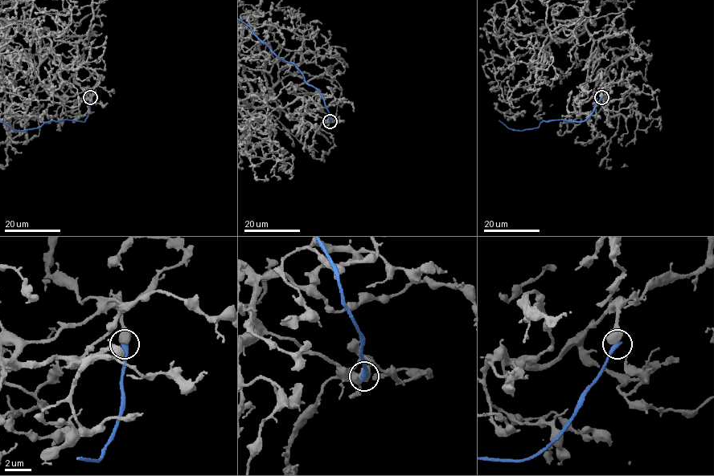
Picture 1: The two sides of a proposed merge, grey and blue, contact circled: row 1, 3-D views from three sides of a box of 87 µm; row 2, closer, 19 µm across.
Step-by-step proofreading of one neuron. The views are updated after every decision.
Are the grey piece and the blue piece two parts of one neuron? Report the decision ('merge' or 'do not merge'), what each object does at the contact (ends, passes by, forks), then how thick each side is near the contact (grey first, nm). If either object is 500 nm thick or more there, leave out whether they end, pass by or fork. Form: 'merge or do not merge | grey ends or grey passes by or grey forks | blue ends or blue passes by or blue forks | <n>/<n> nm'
do not merge | 700/400 nm

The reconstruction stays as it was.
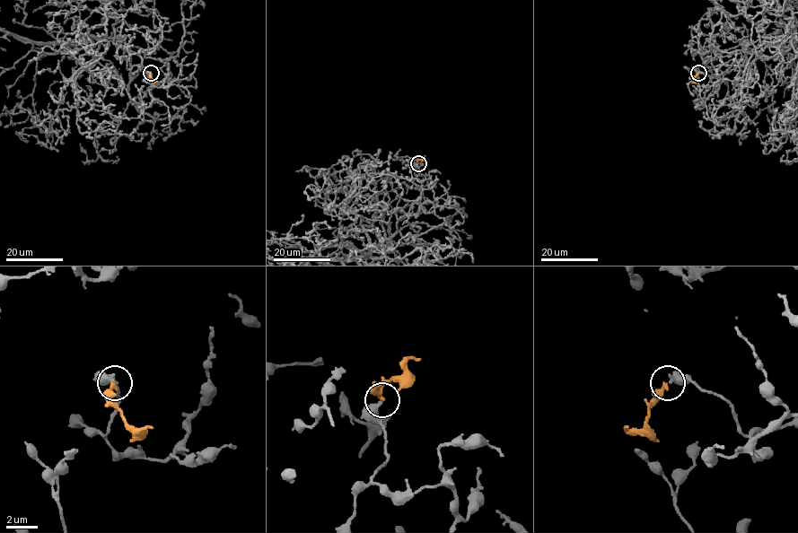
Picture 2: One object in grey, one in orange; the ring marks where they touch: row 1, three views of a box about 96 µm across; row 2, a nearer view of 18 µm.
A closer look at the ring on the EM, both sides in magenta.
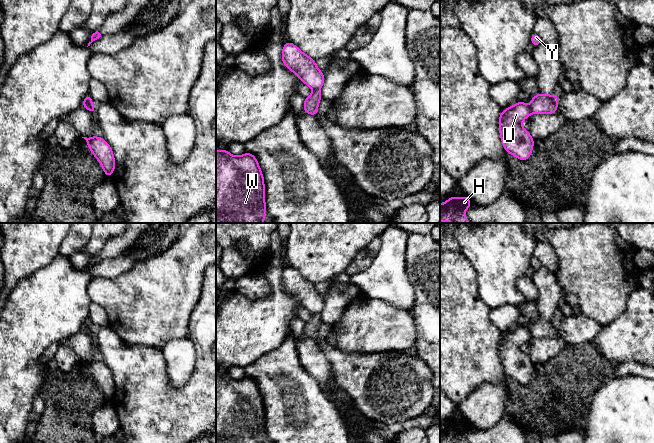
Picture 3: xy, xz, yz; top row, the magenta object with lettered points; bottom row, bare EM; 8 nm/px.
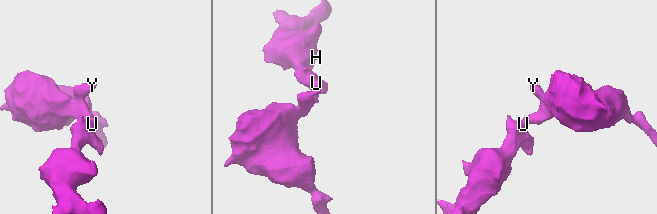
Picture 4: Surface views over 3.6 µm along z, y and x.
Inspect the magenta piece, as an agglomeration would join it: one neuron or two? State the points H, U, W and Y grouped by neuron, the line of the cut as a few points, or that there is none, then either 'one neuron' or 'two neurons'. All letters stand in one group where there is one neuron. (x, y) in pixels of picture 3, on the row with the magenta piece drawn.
H U / W Y; cut in yz along (529, 107), (531, 112); two neurons

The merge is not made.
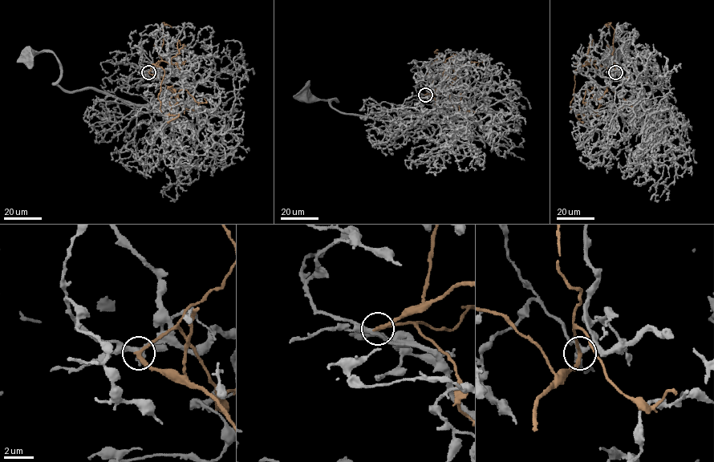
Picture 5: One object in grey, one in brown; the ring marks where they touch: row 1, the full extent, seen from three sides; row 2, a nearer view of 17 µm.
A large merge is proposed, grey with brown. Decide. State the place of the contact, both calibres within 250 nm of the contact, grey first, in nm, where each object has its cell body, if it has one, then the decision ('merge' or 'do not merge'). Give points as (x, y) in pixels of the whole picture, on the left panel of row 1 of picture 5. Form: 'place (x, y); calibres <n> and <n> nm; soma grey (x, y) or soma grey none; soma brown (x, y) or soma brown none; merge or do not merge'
place (148, 72); calibres 280 and 240 nm; soma grey (27, 55); soma brown none; do not merge

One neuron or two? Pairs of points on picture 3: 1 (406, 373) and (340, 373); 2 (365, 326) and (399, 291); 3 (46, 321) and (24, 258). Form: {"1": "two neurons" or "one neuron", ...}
{"1": "one neuron", "2": "two neurons", "3": "two neurons"}

